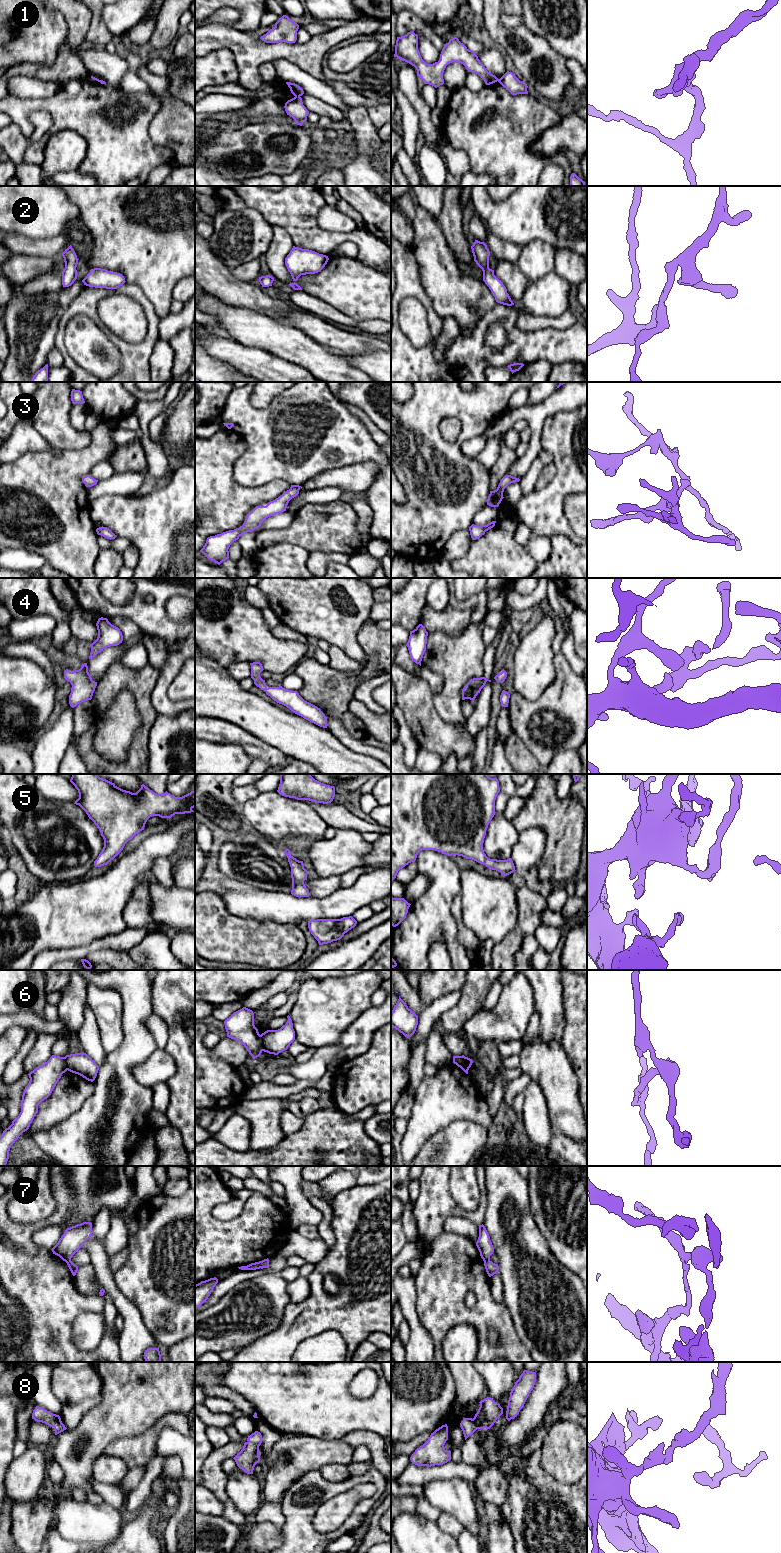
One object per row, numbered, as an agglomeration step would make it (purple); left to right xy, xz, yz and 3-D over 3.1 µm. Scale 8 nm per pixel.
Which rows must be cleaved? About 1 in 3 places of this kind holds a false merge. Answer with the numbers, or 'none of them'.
1, 6

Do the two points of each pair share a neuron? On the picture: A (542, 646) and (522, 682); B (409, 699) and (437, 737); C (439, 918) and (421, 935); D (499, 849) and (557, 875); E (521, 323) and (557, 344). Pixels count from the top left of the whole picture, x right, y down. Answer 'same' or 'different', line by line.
A: same
B: same
C: same
D: different
E: different

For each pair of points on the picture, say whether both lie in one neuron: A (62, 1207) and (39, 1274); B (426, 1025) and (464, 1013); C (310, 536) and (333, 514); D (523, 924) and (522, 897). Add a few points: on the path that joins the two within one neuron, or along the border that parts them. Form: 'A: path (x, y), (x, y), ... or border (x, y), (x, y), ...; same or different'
A: path (46, 1223), (36, 1226), (28, 1234), (28, 1255); same
B: border (457, 1003), (438, 1018); different
C: path (316, 530), (327, 520); same
D: path (524, 917), (524, 904); same

